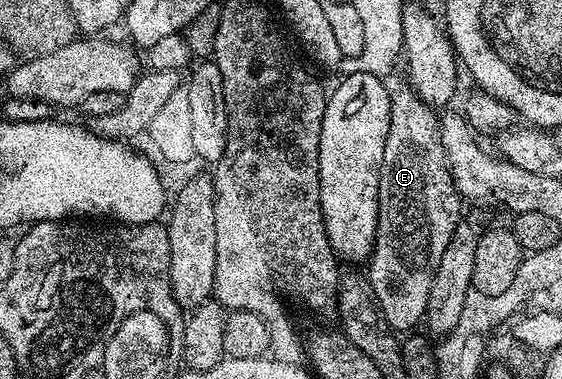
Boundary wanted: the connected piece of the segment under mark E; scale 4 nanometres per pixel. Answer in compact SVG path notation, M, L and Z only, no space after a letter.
M404 86L401 92L392 92L390 102L390 134L386 134L386 154L382 158L382 170L380 171L380 189L378 190L378 230L376 231L376 244L372 247L372 255L366 261L366 275L368 285L372 288L372 294L376 298L376 303L380 305L380 312L384 316L384 321L388 327L397 334L408 334L417 323L423 321L426 302L430 298L430 285L434 283L434 274L438 270L438 262L442 262L442 253L446 251L446 245L454 234L457 224L461 223L460 204L462 197L456 190L456 184L452 180L452 174L448 170L448 162L444 159L444 147L440 141L440 116L437 109L429 105L419 97L411 87Z

